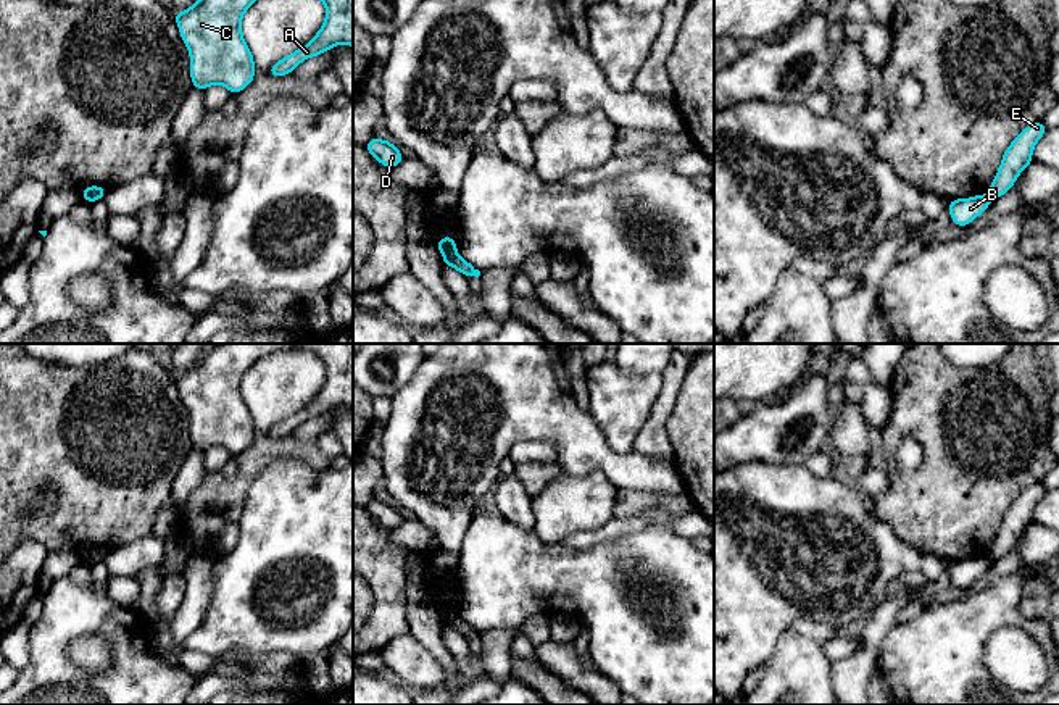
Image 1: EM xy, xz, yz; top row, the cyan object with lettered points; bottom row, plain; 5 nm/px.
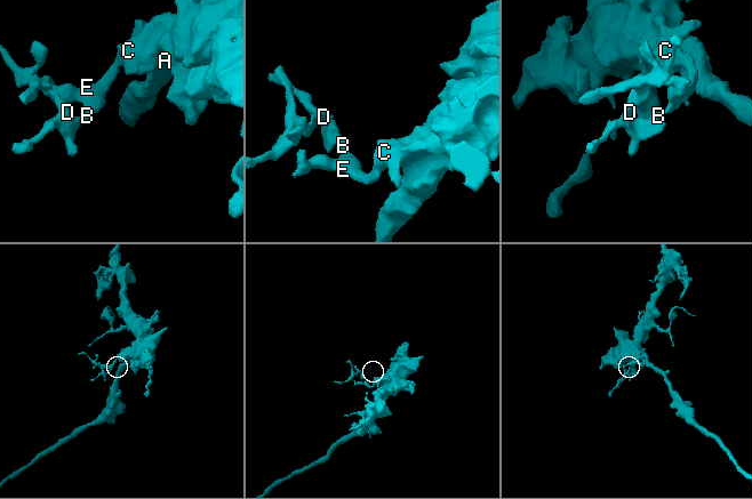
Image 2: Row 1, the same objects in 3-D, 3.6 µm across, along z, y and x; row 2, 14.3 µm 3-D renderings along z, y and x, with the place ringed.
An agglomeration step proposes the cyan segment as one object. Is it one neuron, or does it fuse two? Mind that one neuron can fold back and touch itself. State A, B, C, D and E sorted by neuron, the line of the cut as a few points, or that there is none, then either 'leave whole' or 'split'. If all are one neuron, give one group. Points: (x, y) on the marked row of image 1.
groups A C E / B D; cut xz (456, 254), (444, 258); split

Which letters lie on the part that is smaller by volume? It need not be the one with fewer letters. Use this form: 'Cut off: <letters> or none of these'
Cut off: B, D

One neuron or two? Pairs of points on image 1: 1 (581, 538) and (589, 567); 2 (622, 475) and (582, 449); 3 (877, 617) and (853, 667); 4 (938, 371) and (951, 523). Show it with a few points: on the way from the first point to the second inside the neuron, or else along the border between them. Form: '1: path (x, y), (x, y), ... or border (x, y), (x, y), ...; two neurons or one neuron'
1: border (619, 536), (582, 549), (571, 549), (561, 544); two neurons
2: path (613, 465), (592, 452); one neuron
3: path (874, 629), (871, 649), (866, 654); one neuron
4: path (938, 408), (940, 436), (951, 460), (951, 486); one neuron

